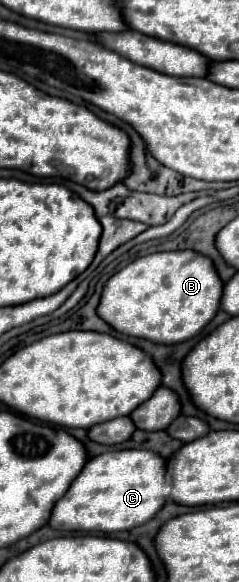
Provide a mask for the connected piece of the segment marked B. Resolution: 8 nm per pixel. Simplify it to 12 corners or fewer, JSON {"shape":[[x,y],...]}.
{"shape":[[195,250],[109,278],[97,312],[121,334],[179,344],[217,316],[223,280]]}

